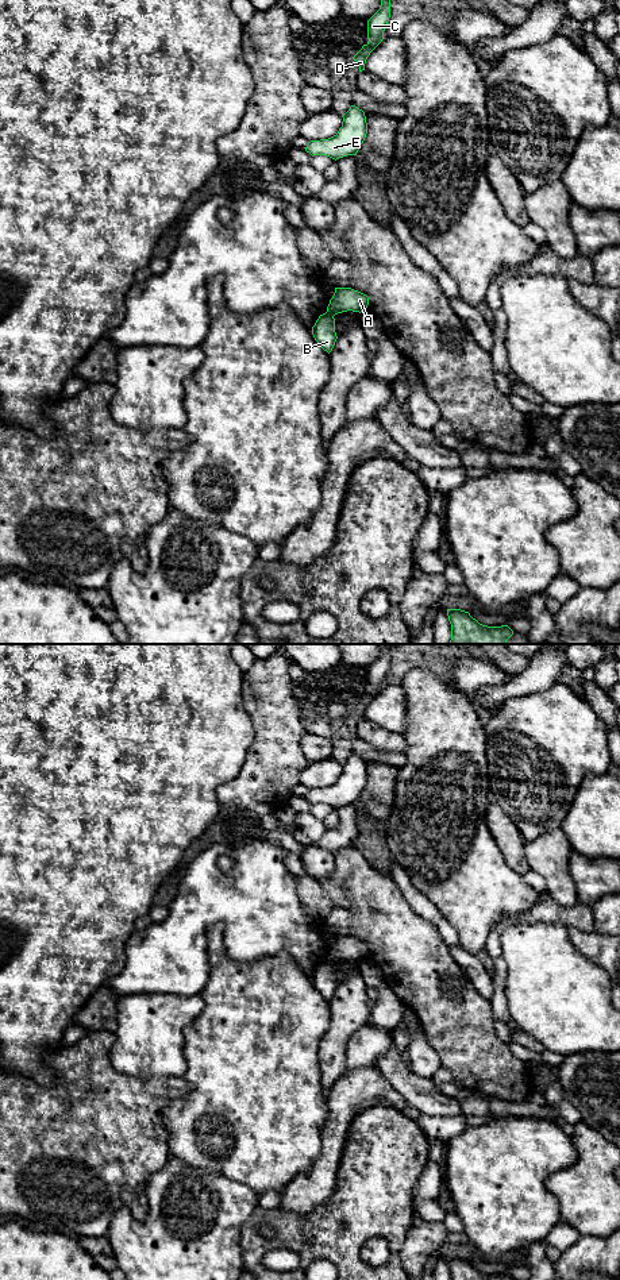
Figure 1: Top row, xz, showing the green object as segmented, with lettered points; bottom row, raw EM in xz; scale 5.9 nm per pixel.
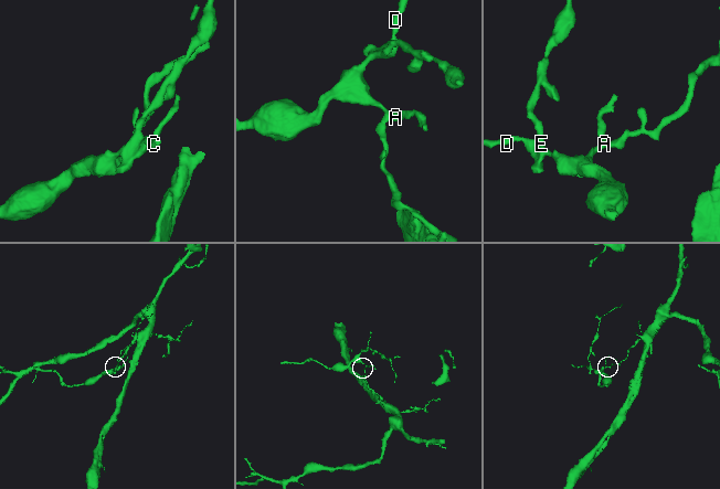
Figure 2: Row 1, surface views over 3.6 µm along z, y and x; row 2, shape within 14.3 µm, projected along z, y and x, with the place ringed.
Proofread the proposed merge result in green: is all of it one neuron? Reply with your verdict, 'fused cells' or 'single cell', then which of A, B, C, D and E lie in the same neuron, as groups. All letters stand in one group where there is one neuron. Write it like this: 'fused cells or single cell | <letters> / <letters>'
fused cells | A C D E / B

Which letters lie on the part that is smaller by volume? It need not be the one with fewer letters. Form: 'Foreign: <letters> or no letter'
Foreign: A, C, D, E

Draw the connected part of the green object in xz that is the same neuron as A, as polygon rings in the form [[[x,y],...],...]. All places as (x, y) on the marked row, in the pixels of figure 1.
[[[335,288],[335,293],[327,306],[327,313],[332,316],[347,311],[361,313],[366,311],[367,305],[369,297],[366,294],[351,288]]]

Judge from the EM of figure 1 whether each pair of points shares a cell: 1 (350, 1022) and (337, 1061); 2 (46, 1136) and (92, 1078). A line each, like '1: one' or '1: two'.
1: one
2: one

